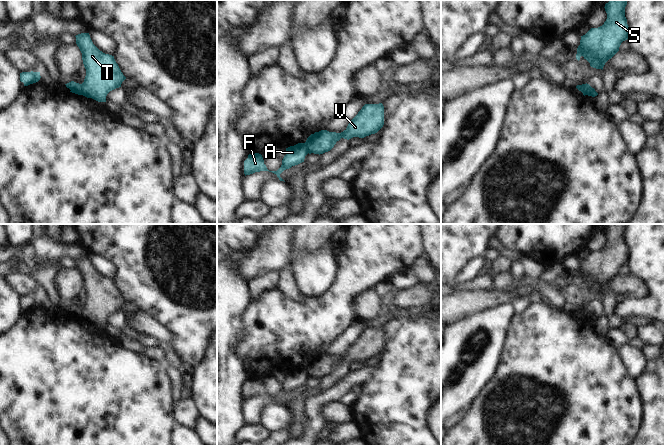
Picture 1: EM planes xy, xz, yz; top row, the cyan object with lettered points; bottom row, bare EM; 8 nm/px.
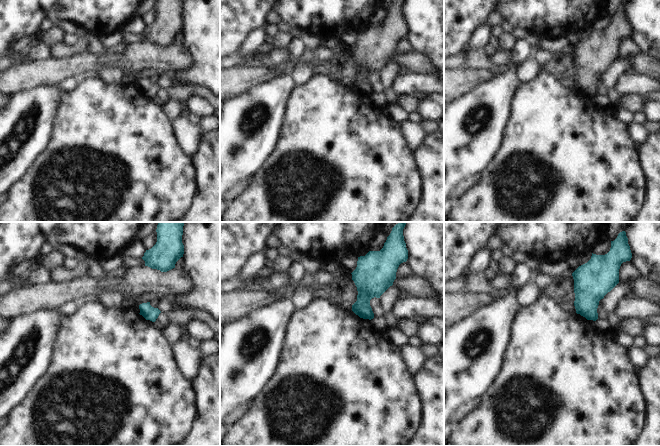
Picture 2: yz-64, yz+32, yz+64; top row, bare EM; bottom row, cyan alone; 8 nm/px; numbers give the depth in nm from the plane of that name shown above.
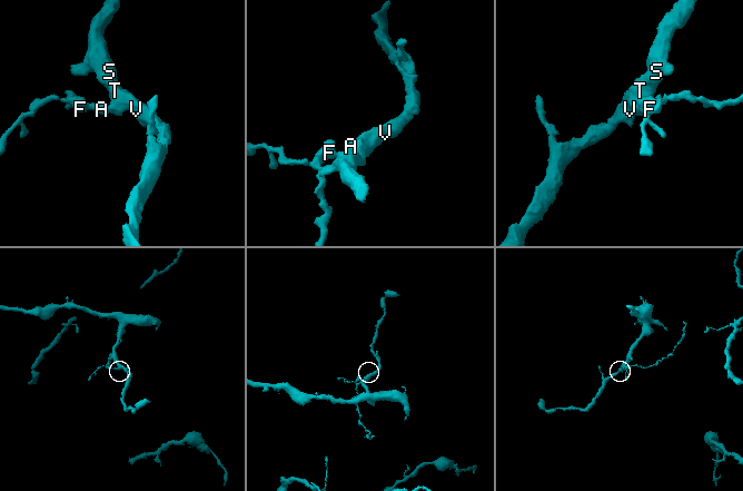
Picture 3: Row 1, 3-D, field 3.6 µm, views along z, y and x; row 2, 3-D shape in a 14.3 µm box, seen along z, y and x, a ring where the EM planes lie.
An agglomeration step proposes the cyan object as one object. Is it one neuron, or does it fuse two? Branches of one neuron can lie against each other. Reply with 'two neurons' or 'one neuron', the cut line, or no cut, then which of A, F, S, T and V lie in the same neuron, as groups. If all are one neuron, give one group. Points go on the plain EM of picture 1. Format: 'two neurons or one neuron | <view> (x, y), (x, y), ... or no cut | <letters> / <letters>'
two neurons | yz (588, 308), (587, 311), (590, 319) | A F / S T V

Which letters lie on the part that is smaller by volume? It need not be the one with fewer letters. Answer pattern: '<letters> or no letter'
A, F

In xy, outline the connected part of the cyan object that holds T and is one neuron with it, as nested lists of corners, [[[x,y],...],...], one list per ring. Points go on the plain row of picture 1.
[[[81,257],[75,261],[86,293],[82,319],[98,326],[106,326],[107,318],[121,311],[126,301],[121,296],[114,280],[100,275],[93,268],[89,257]]]

